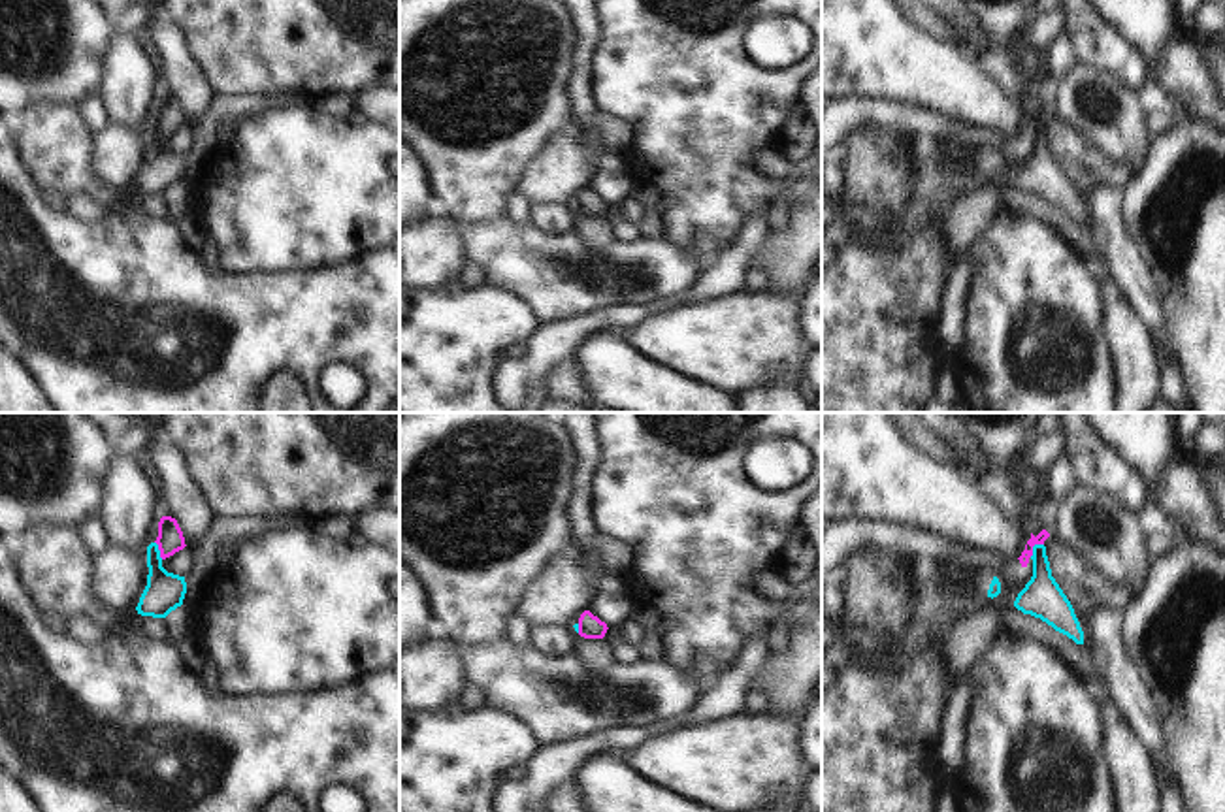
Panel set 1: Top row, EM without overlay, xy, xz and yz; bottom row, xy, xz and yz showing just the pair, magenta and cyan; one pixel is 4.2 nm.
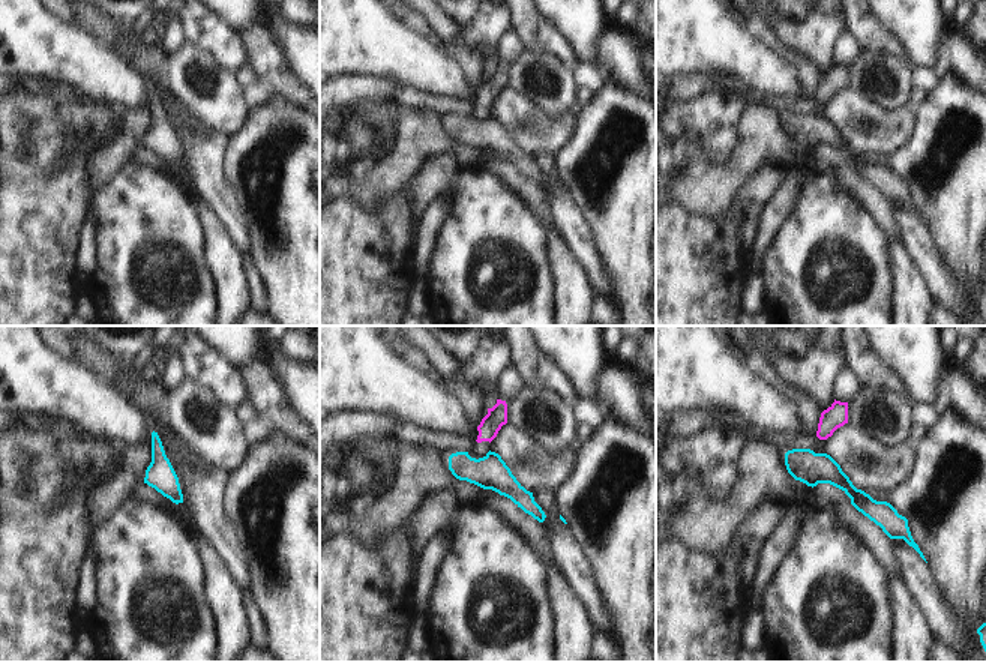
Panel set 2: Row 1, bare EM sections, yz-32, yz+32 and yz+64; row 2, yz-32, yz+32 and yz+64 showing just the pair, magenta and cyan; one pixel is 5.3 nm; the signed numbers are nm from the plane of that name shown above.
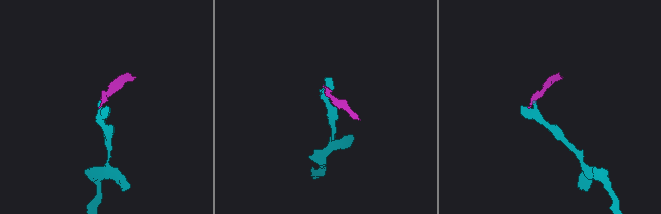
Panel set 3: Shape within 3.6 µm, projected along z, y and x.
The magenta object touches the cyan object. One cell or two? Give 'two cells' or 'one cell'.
two cells

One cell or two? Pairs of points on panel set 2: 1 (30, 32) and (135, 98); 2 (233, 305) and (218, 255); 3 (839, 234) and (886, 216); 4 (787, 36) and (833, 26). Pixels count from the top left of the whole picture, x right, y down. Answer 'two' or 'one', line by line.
1: one
2: one
3: two
4: one

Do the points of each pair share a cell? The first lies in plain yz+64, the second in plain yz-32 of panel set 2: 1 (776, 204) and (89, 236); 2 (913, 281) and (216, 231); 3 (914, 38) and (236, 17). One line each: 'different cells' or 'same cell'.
1: same cell
2: same cell
3: same cell

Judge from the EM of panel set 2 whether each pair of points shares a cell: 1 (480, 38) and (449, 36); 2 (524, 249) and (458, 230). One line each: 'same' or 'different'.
1: same
2: same

